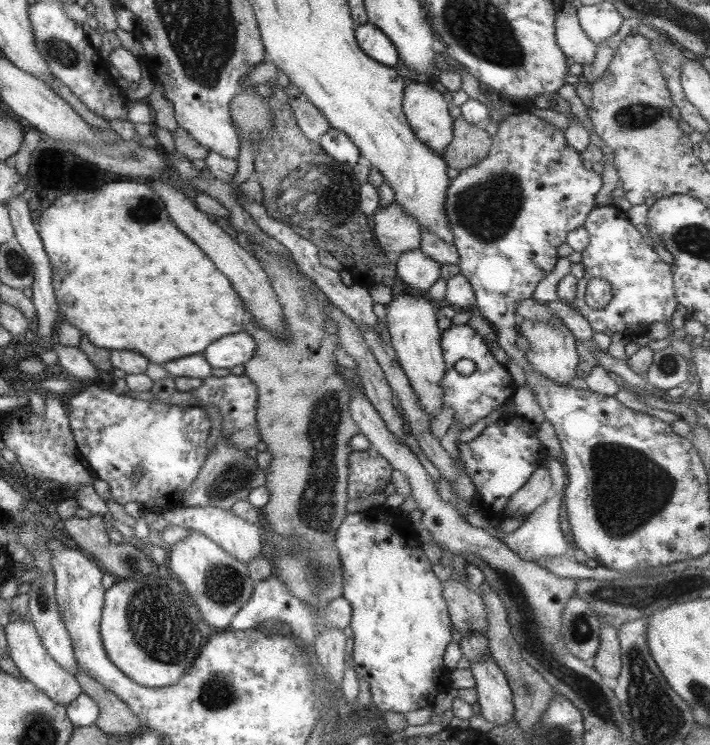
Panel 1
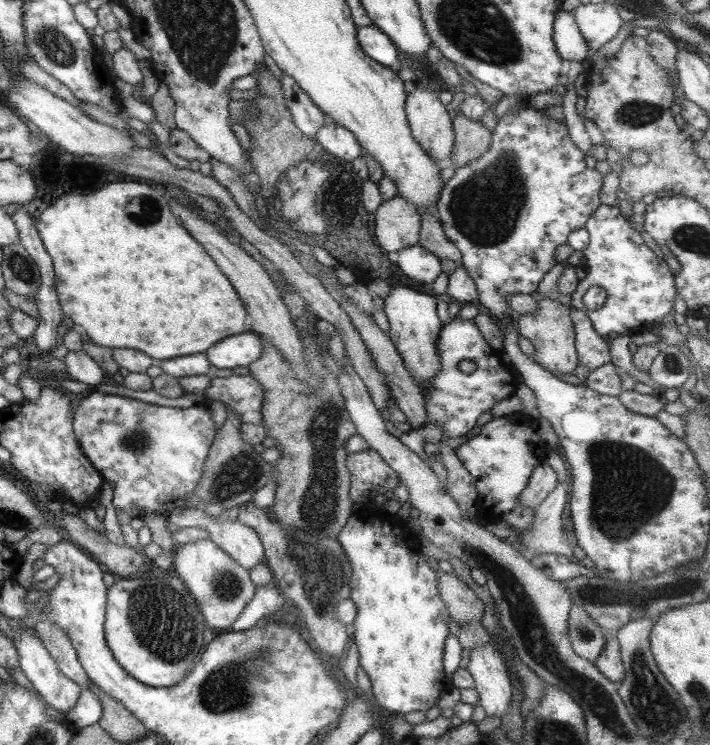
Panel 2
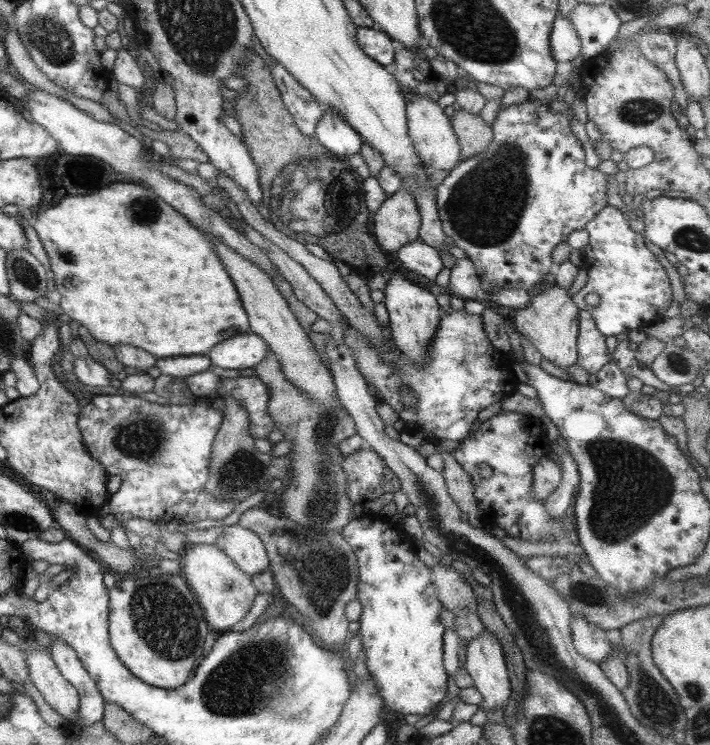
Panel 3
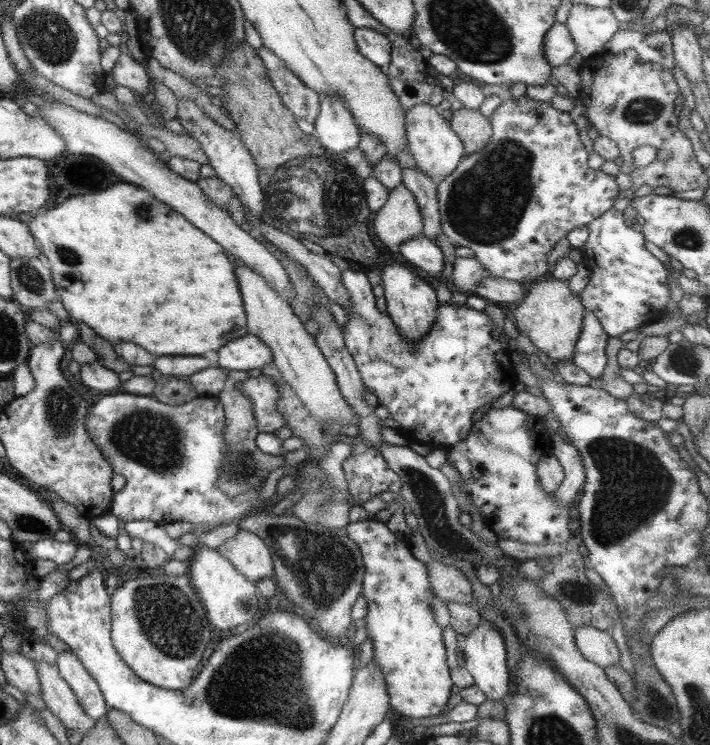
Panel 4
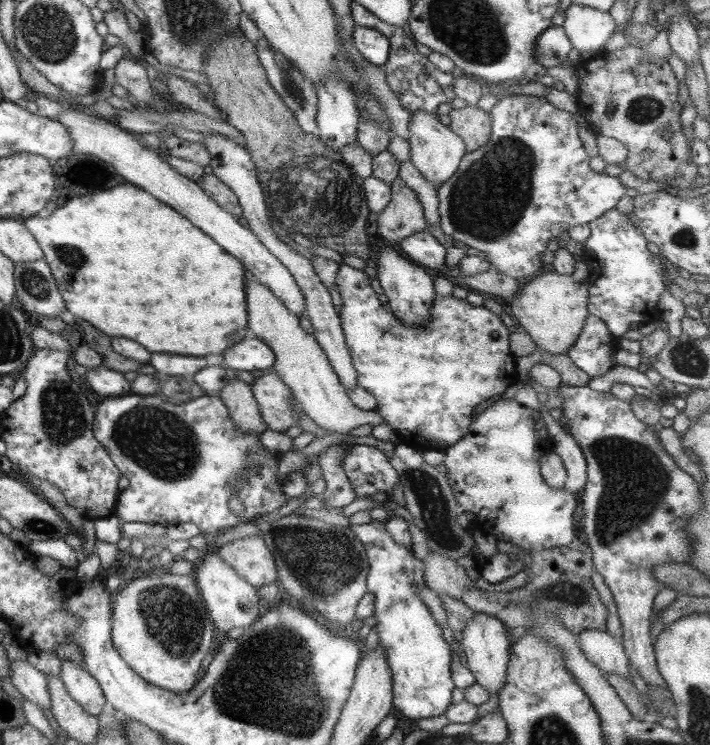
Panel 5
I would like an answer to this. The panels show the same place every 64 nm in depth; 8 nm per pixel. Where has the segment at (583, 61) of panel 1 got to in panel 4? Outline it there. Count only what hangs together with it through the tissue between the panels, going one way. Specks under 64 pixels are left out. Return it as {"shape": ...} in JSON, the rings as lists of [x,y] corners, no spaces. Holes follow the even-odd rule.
{"shape":[[[555,21],[543,39],[543,58],[551,66],[567,64],[575,54],[576,46],[565,23]]]}

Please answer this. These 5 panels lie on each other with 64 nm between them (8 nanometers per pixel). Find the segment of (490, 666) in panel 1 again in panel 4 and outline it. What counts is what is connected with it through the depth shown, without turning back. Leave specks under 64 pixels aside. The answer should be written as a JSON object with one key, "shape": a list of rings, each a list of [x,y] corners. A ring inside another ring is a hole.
{"shape":[[[481,618],[478,625],[474,626],[469,634],[465,634],[462,647],[465,656],[464,668],[472,676],[473,684],[485,695],[486,700],[501,700],[508,694],[511,678],[506,665],[504,642],[493,625],[495,624]]]}

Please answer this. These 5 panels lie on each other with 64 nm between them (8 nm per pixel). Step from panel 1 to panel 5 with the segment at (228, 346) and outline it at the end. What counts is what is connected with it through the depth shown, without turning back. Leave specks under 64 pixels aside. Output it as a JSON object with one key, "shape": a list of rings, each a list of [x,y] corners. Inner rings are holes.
{"shape":[[[243,338],[223,352],[223,364],[227,370],[261,370],[268,372],[274,361],[272,350],[259,339]]]}

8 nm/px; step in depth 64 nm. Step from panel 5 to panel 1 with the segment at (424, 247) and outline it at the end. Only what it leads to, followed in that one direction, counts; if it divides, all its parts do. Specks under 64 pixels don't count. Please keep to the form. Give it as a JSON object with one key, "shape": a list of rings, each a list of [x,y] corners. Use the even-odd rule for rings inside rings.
{"shape":[[[420,249],[401,253],[395,264],[405,295],[426,297],[429,287],[440,278],[439,265]]]}

